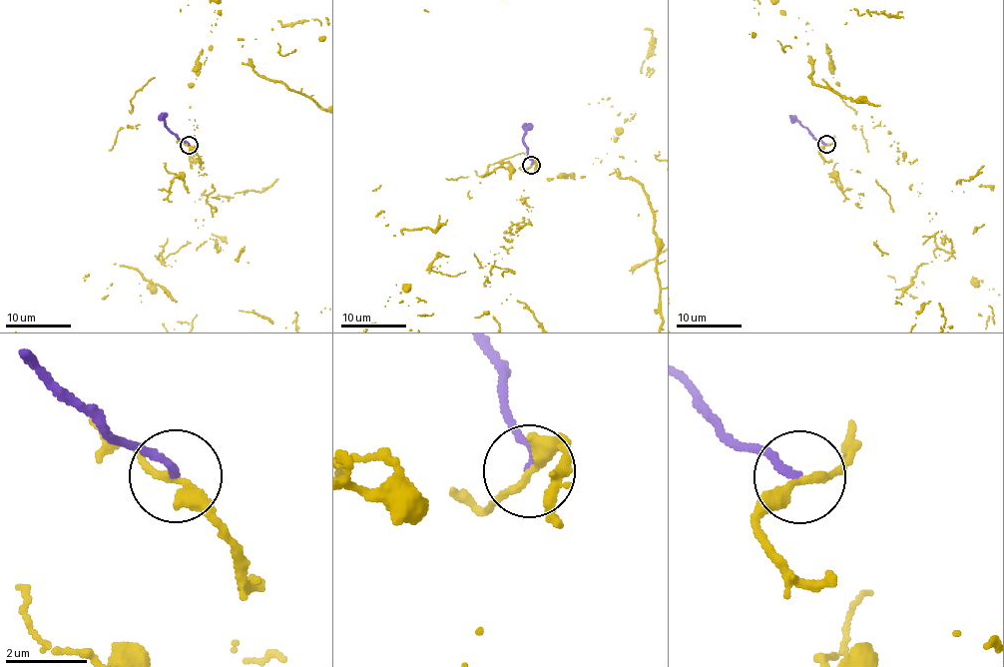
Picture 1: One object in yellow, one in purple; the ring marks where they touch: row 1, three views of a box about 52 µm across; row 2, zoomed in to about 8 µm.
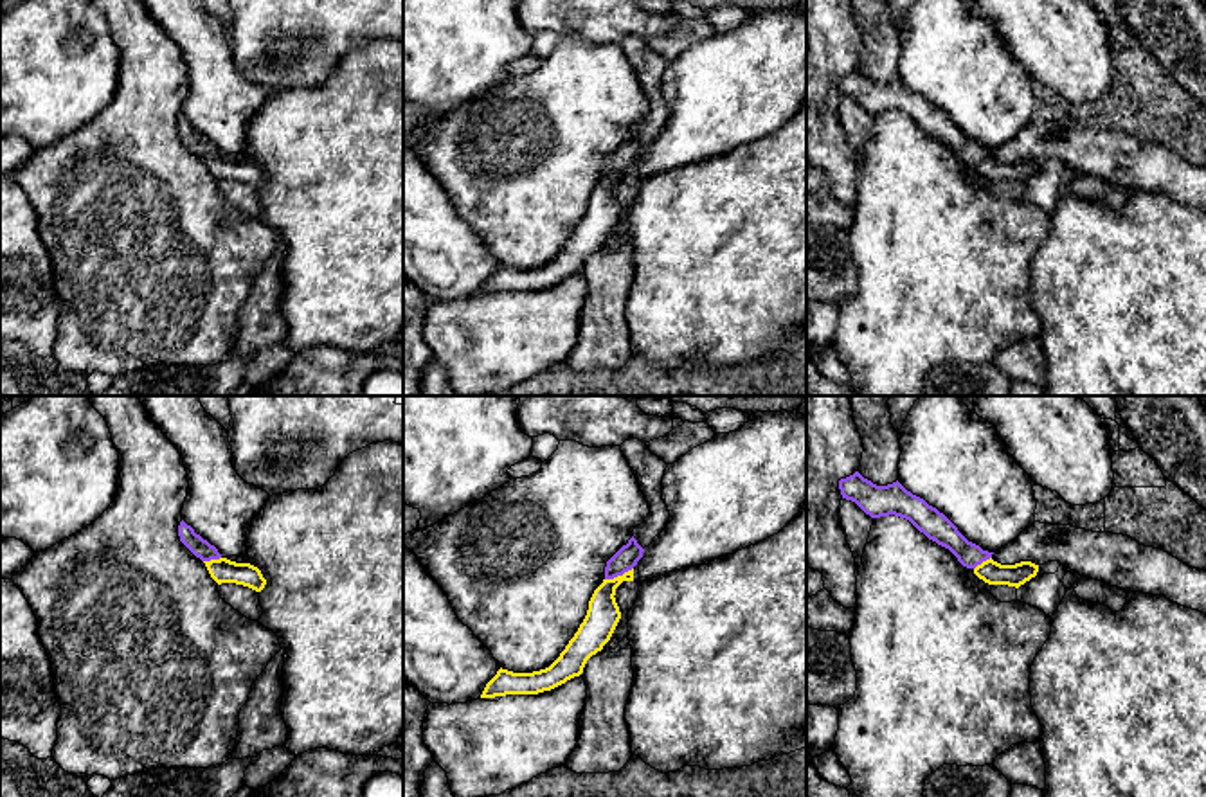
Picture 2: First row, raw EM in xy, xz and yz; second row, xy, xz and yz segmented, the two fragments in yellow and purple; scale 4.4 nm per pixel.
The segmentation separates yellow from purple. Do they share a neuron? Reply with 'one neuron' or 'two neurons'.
two neurons

